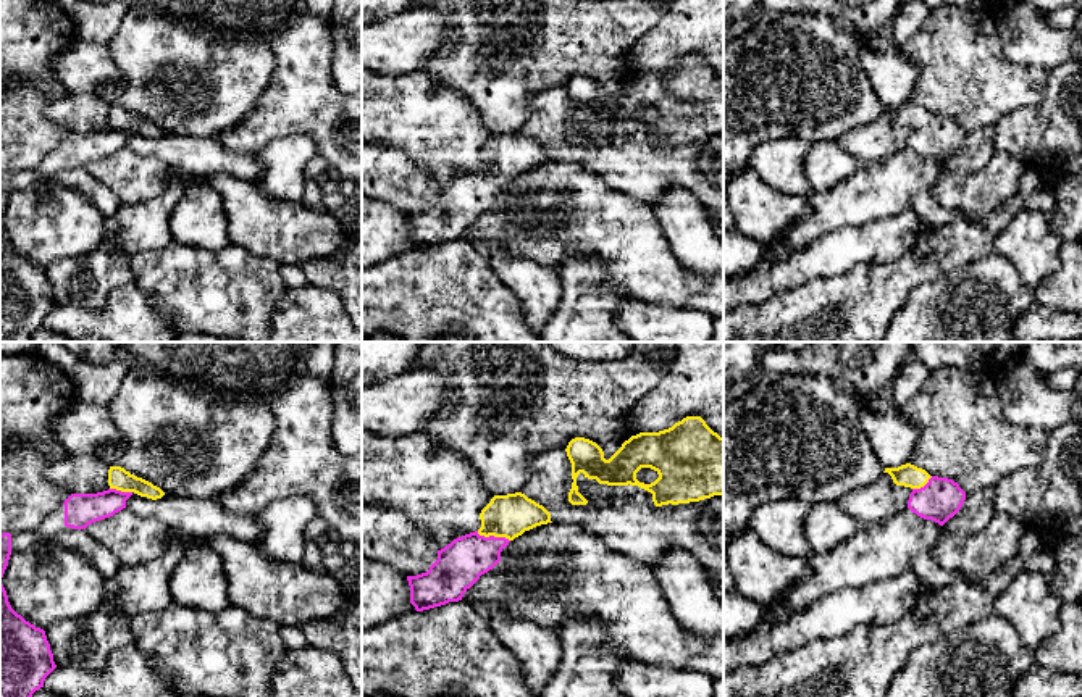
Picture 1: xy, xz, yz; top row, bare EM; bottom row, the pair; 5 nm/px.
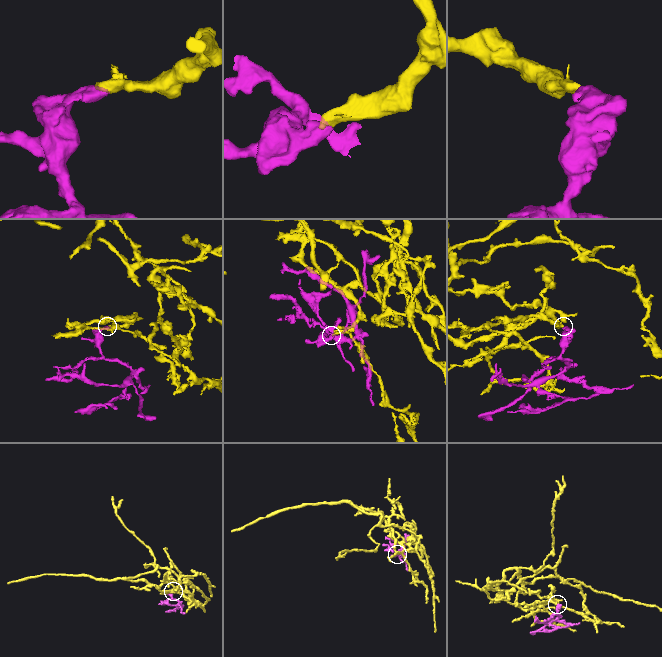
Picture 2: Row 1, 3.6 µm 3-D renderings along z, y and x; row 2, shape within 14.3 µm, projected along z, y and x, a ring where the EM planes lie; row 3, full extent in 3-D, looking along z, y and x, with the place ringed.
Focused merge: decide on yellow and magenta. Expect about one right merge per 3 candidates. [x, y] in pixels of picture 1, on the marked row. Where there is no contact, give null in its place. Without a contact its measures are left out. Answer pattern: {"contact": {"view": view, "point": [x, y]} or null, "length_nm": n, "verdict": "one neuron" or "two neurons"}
{"contact": {"view": "xz", "point": [493, 534]}, "length_nm": 180, "verdict": "one neuron"}

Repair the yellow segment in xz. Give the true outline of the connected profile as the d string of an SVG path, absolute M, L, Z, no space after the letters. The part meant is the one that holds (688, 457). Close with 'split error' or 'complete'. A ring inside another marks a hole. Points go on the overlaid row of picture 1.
M686 416L659 432L631 436L609 460L585 437L572 439L565 452L572 463L572 505L588 503L578 492L580 473L599 484L638 486L652 494L656 507L723 495L723 437L701 416ZM641 468L654 470L659 478L651 484L640 482L636 473Z; complete

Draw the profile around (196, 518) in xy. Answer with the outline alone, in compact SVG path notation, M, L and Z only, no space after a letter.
M132 492L126 500L126 508L140 518L153 518L194 540L229 536L255 544L262 537L262 526L255 516L233 513L216 500L171 494L152 500Z

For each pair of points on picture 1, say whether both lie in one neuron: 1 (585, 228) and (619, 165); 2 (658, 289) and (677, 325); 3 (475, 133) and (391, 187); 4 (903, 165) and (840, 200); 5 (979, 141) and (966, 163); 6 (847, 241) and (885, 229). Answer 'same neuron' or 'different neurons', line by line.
1: different neurons
2: different neurons
3: different neurons
4: same neuron
5: same neuron
6: same neuron

